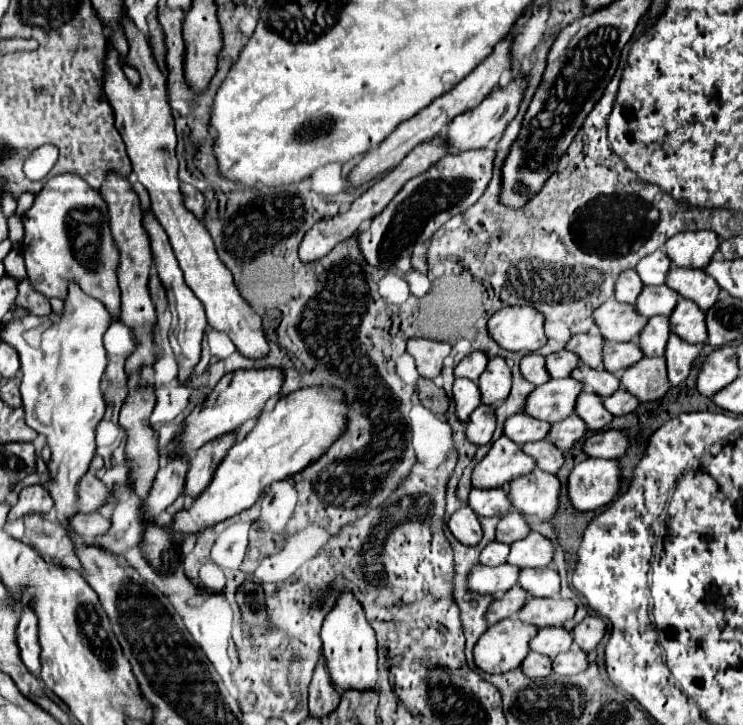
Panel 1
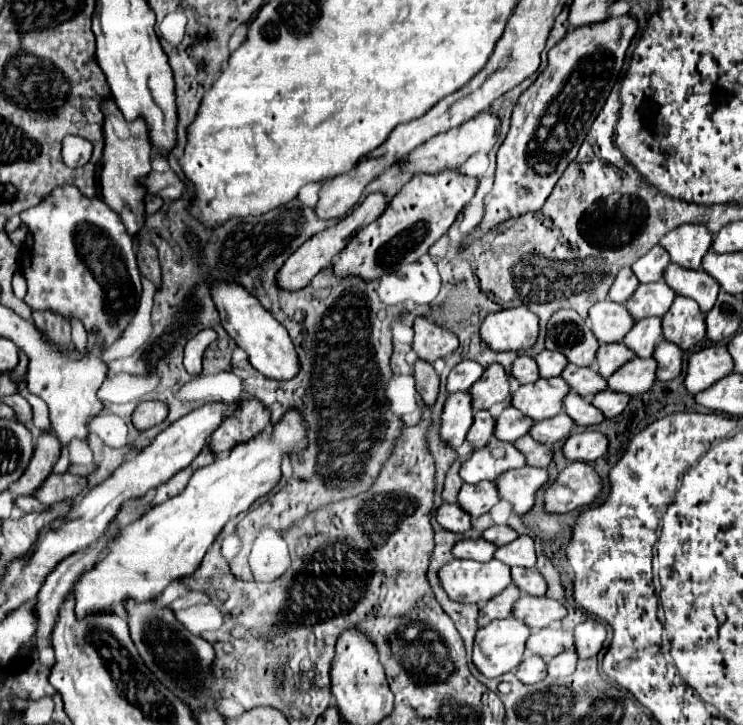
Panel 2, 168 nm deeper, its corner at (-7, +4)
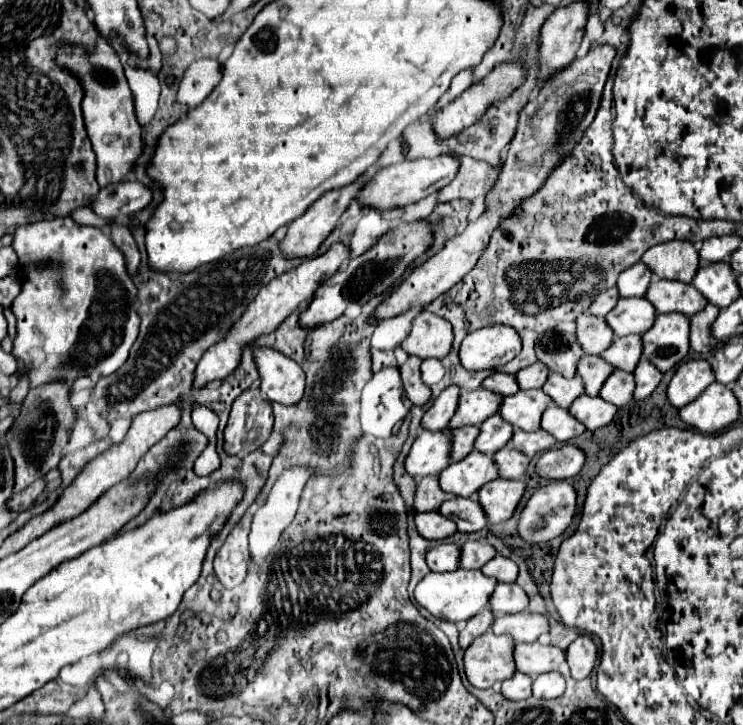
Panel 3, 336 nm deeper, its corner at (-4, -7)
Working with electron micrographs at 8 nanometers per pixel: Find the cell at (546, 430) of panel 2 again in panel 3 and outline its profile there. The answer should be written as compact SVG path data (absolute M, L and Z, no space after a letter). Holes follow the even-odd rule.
M544 429L534 431L534 433L526 433L526 431L516 431L512 437L512 445L518 447L518 451L524 451L530 459L534 459L536 455L544 453L546 449L550 449L556 443L556 439L546 433Z

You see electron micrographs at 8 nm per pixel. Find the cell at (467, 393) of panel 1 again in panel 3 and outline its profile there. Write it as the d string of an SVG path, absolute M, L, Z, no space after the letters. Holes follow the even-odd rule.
M448 427L442 431L422 429L406 457L406 471L412 477L438 475L450 465L450 453L452 433Z

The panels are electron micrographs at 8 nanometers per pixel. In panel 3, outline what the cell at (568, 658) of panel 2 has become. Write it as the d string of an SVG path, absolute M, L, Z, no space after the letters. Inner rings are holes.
M558 673L538 675L532 685L534 697L538 697L538 699L556 699L564 693L564 689L566 689L566 681Z

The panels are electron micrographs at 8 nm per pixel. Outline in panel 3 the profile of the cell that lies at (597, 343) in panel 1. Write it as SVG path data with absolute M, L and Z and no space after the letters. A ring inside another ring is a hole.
M548 329L536 339L536 355L550 371L560 373L568 379L576 375L576 365L584 355L576 333L562 333L558 329Z

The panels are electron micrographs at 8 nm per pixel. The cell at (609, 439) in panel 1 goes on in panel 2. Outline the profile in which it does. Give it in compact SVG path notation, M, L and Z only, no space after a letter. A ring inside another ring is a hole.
M577 432L563 444L563 456L571 462L593 462L607 452L609 440L601 432Z

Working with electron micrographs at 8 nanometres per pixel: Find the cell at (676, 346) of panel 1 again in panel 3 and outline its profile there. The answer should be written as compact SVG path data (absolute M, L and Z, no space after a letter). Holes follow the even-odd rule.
M640 359L636 371L636 393L634 393L634 399L644 399L648 397L662 381L662 373L656 365L652 365L648 359Z

